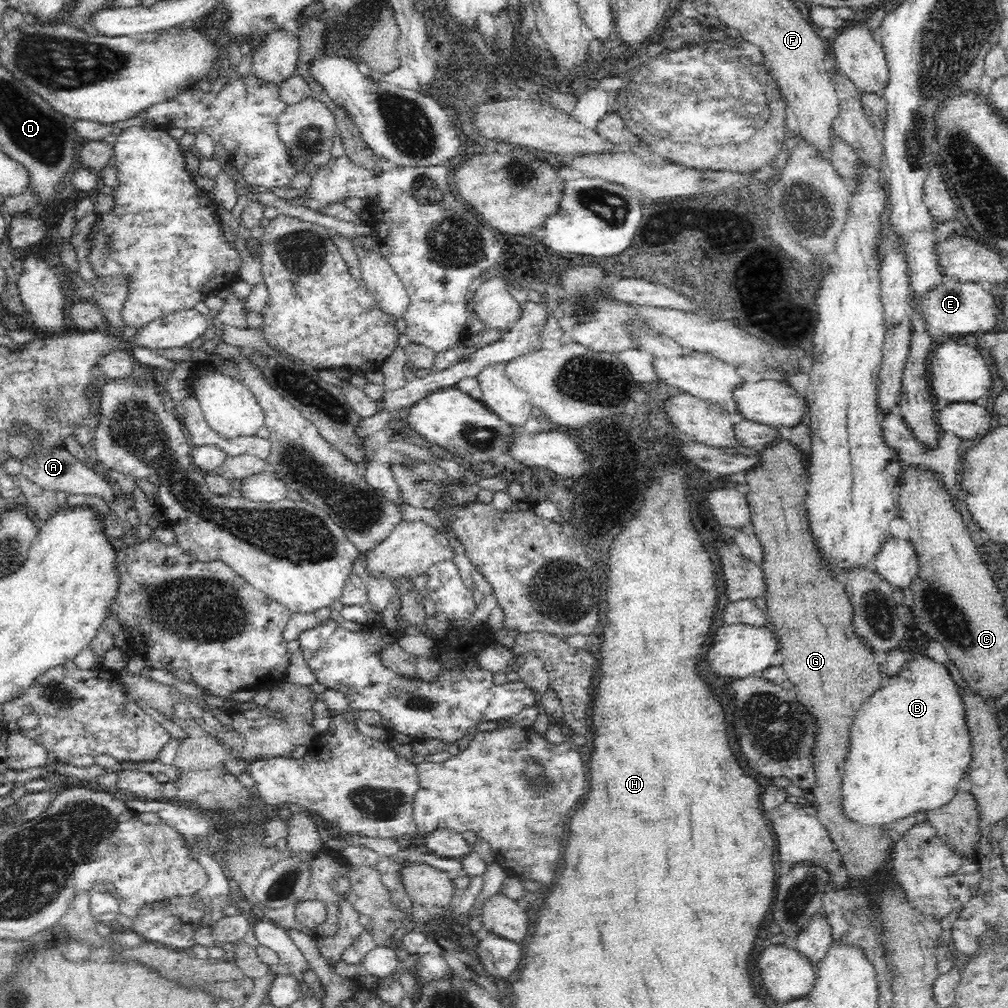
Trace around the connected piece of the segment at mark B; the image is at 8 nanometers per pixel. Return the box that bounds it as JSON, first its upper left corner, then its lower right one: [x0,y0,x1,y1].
[842,652,972,825]

